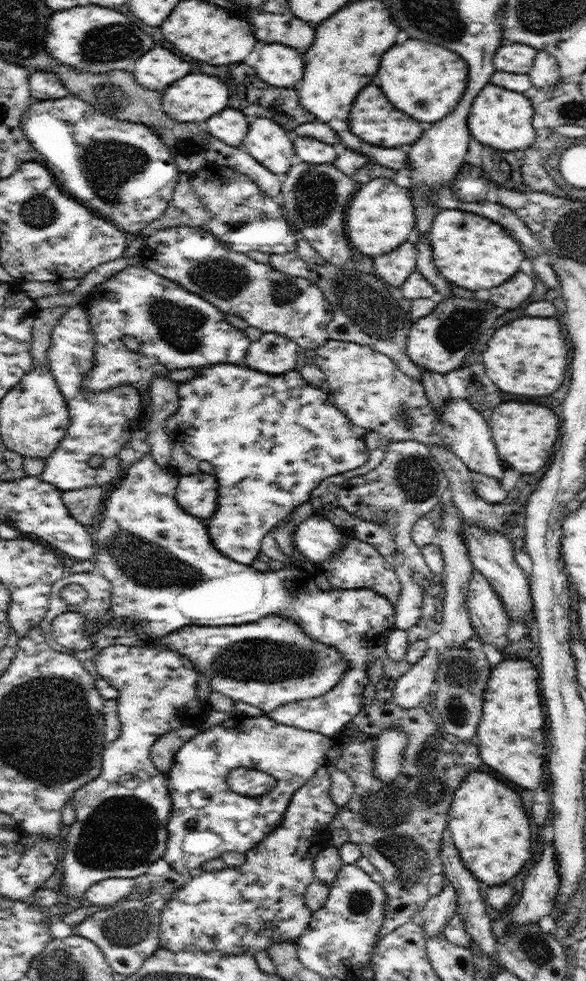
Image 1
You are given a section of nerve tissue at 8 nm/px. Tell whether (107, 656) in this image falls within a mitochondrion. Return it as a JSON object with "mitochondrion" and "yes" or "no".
{"mitochondrion":"no"}

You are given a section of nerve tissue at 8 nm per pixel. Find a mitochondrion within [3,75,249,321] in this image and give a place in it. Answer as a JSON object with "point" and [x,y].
{"point":[107,164]}

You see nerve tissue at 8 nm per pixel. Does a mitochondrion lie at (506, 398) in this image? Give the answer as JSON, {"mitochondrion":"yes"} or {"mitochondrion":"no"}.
{"mitochondrion":"no"}

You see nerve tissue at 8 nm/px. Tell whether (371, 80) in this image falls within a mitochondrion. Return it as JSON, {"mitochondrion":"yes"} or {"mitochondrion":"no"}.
{"mitochondrion":"no"}

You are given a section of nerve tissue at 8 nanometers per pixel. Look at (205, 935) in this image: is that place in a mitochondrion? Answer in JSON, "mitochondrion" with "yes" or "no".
{"mitochondrion":"no"}

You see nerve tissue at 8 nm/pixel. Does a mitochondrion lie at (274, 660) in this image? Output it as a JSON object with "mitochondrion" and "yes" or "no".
{"mitochondrion":"yes"}

